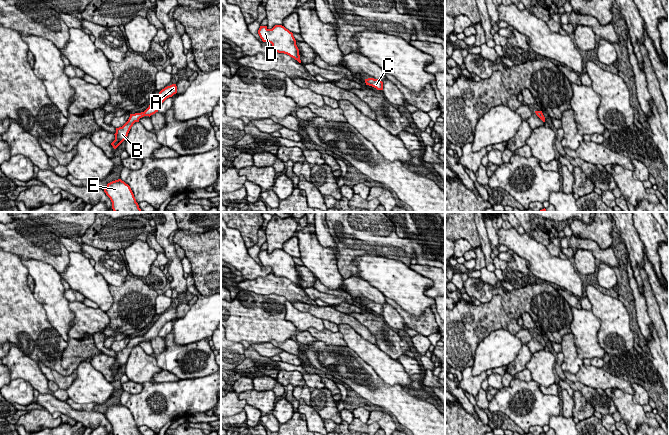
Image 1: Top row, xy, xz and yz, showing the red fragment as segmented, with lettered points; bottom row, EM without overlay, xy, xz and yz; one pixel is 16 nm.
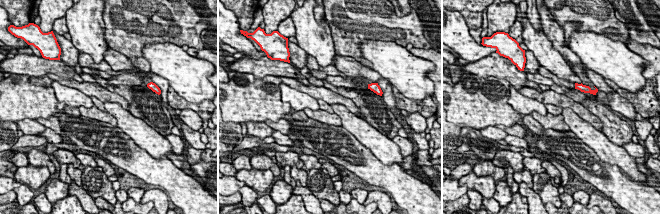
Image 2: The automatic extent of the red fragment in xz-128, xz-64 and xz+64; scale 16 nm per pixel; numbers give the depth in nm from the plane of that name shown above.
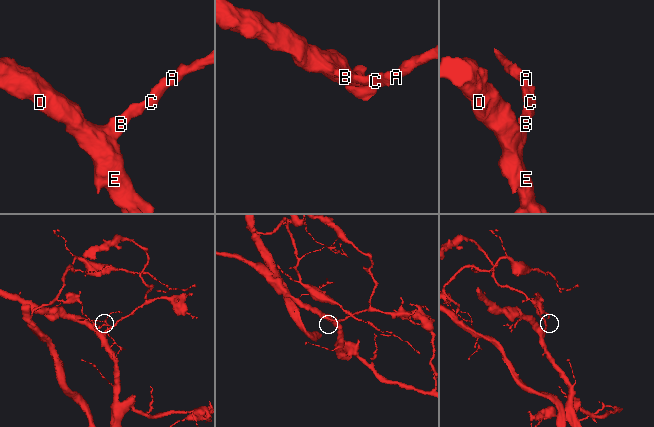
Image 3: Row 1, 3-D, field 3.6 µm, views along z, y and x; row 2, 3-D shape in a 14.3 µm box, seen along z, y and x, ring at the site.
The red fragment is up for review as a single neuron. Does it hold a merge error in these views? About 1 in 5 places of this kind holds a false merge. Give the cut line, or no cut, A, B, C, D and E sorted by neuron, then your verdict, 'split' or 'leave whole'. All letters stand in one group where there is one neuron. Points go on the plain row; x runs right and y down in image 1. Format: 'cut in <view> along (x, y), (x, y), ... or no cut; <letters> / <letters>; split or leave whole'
no cut; A B C D E; leave whole

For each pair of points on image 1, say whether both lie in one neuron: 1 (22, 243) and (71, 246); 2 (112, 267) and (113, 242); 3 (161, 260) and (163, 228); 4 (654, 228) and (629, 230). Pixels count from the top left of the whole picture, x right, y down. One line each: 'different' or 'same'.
1: different
2: different
3: different
4: different

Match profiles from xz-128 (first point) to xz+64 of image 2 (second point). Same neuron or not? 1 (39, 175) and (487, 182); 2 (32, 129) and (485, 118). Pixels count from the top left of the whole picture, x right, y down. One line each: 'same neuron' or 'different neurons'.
1: same neuron
2: different neurons

